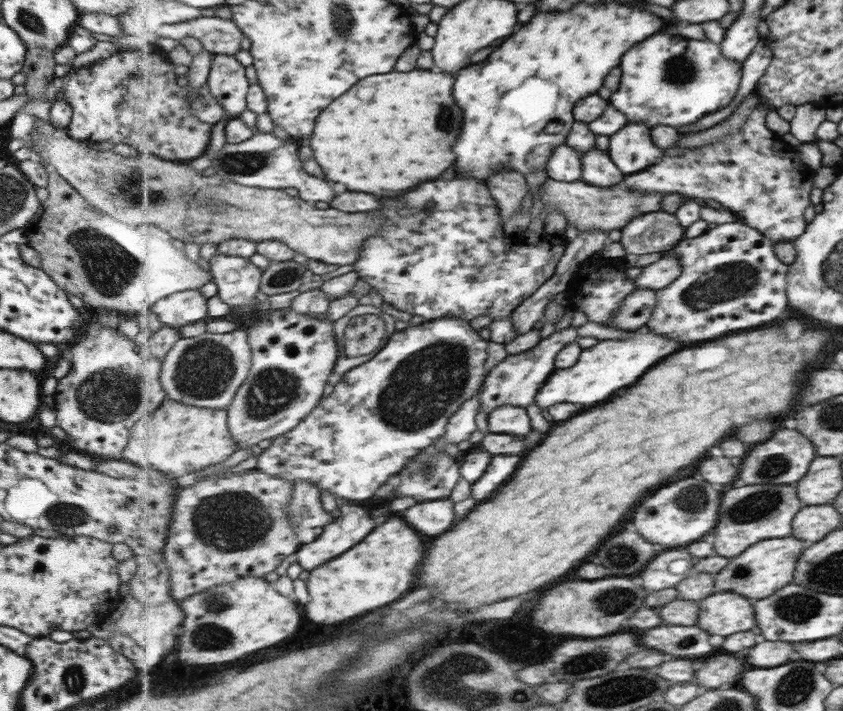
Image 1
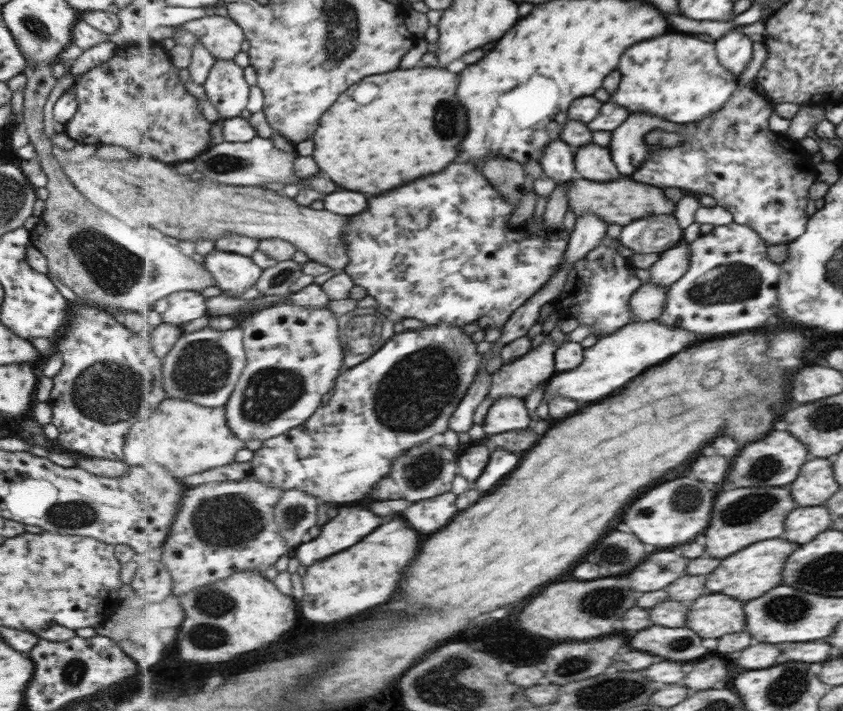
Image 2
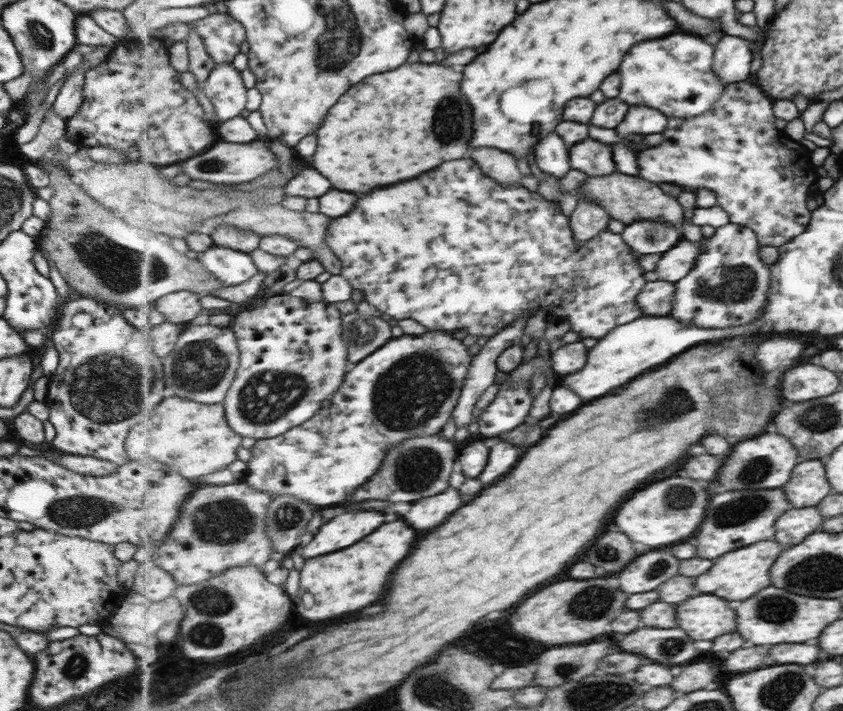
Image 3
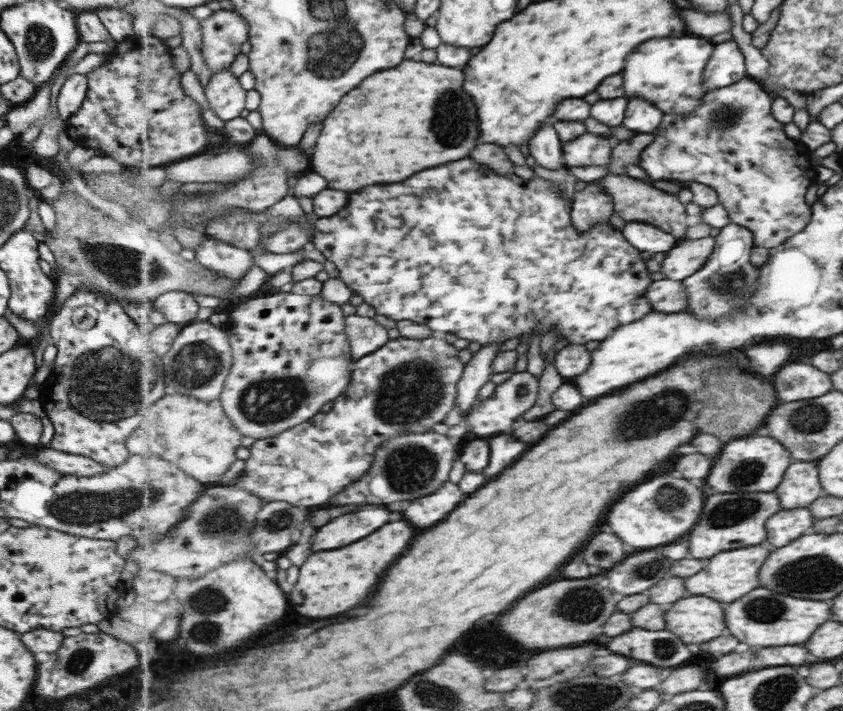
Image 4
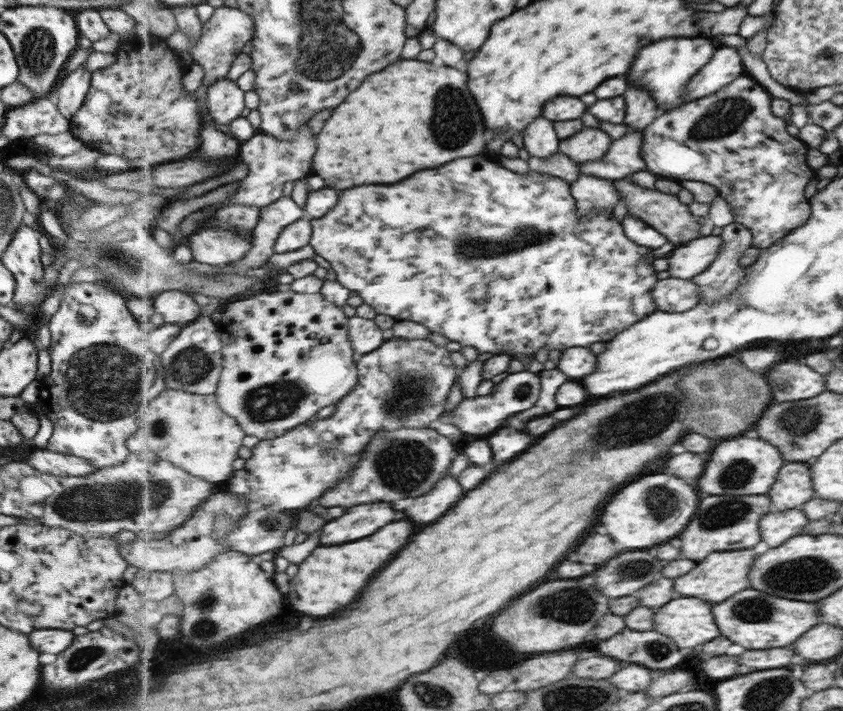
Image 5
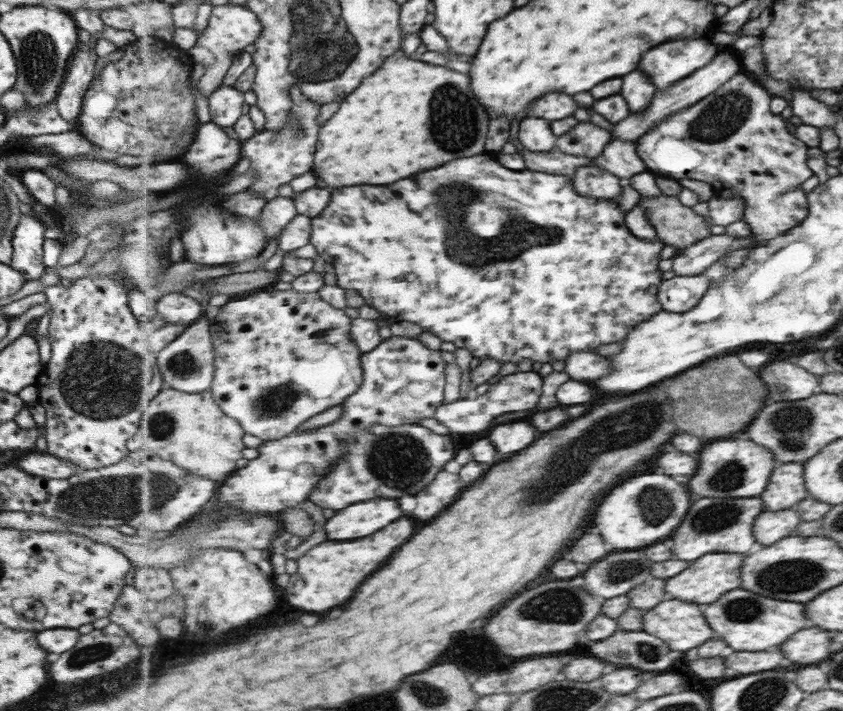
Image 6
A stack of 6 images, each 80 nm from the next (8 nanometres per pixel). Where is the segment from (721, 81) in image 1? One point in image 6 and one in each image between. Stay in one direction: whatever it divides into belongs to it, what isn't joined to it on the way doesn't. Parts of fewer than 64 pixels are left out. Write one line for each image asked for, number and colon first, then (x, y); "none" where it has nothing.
2: (677, 77)
3: (675, 75)
4: (669, 72)
5: (665, 68)
6: (666, 64)

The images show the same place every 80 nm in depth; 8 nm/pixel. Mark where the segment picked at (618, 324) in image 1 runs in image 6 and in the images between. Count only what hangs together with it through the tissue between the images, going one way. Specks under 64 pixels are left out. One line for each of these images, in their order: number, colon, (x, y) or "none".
2: (649, 302)
3: (657, 299)
4: (669, 296)
5: (677, 294)
6: (680, 293)

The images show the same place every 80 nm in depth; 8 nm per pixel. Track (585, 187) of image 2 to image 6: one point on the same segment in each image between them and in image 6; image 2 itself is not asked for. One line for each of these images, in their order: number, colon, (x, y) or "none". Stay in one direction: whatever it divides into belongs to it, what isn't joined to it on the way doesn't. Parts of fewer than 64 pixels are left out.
3: (627, 198)
4: (634, 200)
5: (667, 213)
6: (679, 226)

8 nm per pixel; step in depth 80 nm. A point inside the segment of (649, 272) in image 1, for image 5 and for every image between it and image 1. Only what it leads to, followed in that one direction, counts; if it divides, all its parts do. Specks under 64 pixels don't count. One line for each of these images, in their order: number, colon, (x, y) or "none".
2: (673, 264)
3: (675, 264)
4: (686, 258)
5: (688, 260)

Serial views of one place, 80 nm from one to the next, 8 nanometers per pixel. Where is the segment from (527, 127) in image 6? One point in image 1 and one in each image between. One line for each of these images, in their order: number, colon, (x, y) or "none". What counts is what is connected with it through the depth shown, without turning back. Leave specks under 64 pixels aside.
1: (565, 165)
2: (558, 163)
3: (552, 155)
4: (548, 149)
5: (541, 140)

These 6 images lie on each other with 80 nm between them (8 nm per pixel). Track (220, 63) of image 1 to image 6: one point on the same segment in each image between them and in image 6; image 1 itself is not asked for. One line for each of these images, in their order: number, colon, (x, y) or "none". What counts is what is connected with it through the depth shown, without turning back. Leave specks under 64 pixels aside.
2: (226, 87)
3: (224, 88)
4: (228, 99)
5: (226, 102)
6: (227, 105)

